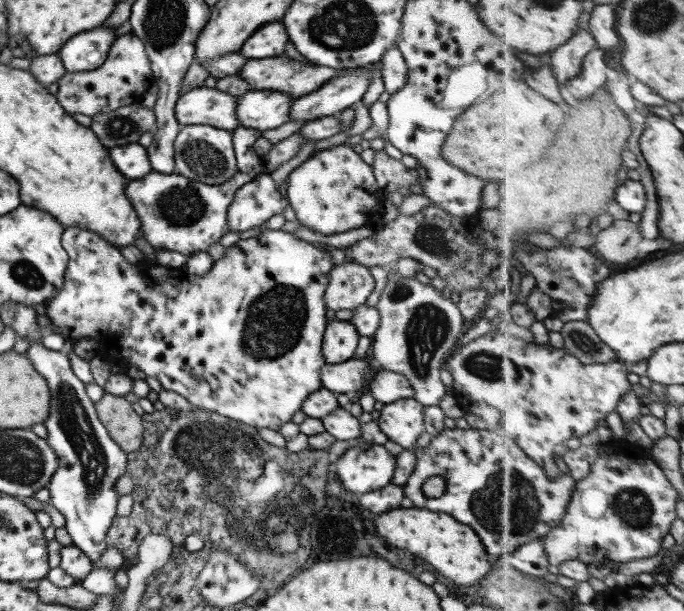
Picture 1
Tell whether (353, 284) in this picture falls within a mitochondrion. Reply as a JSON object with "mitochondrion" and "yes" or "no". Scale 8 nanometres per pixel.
{"mitochondrion":"no"}

